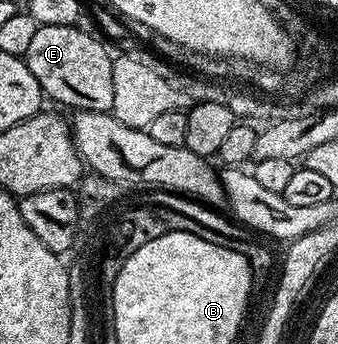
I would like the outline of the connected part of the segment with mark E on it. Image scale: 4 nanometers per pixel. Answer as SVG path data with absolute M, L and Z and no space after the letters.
M41 26L38 28L38 32L34 32L32 43L30 48L24 53L24 61L28 63L30 72L34 72L34 80L38 80L40 89L44 91L45 95L49 99L52 98L56 102L61 102L64 106L73 106L73 111L79 112L81 110L103 110L105 112L111 111L112 105L114 104L114 72L112 71L112 64L114 61L113 55L108 55L108 50L103 46L103 41L100 38L86 35L85 32L79 30L76 26Z

